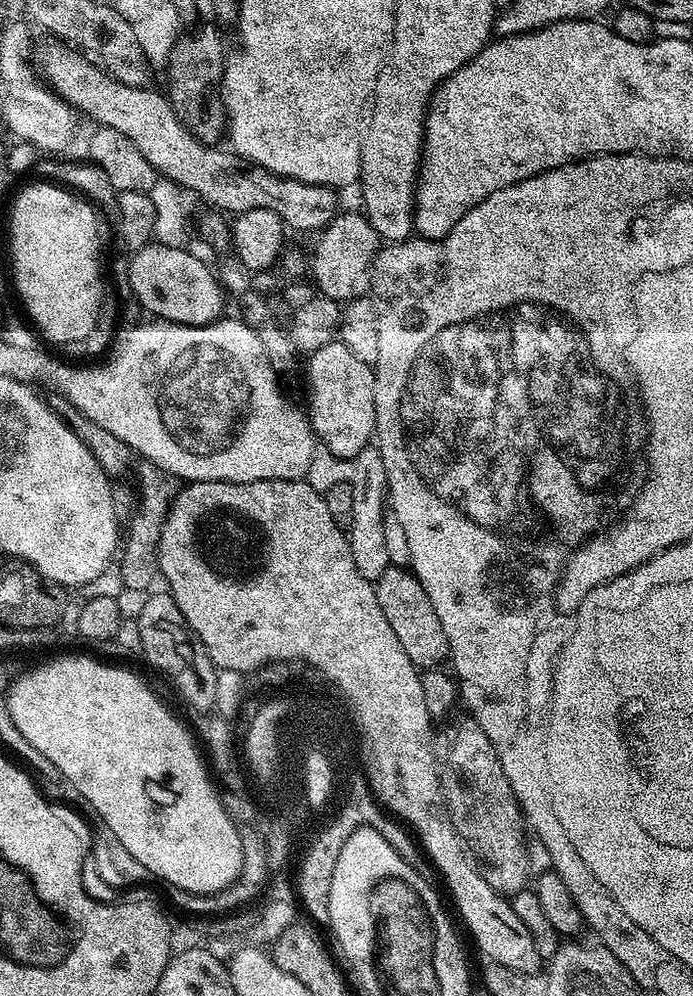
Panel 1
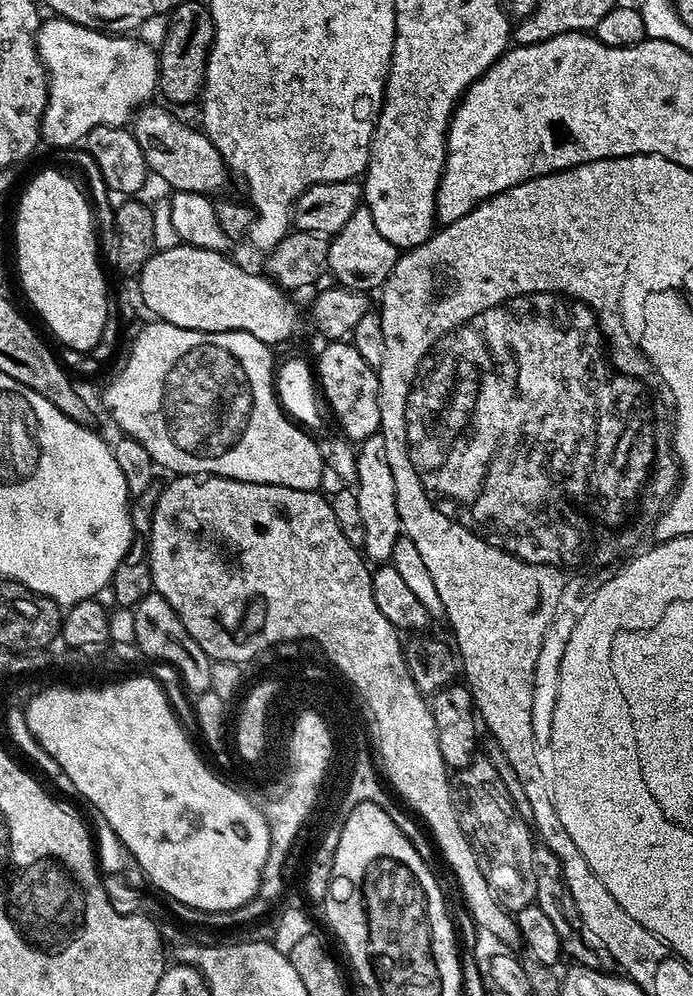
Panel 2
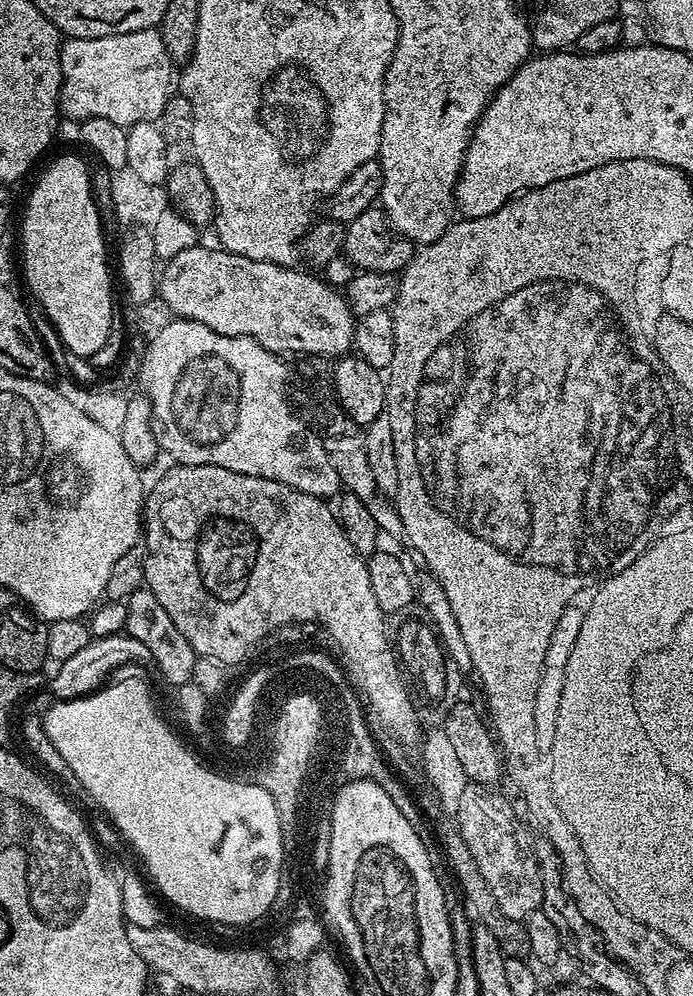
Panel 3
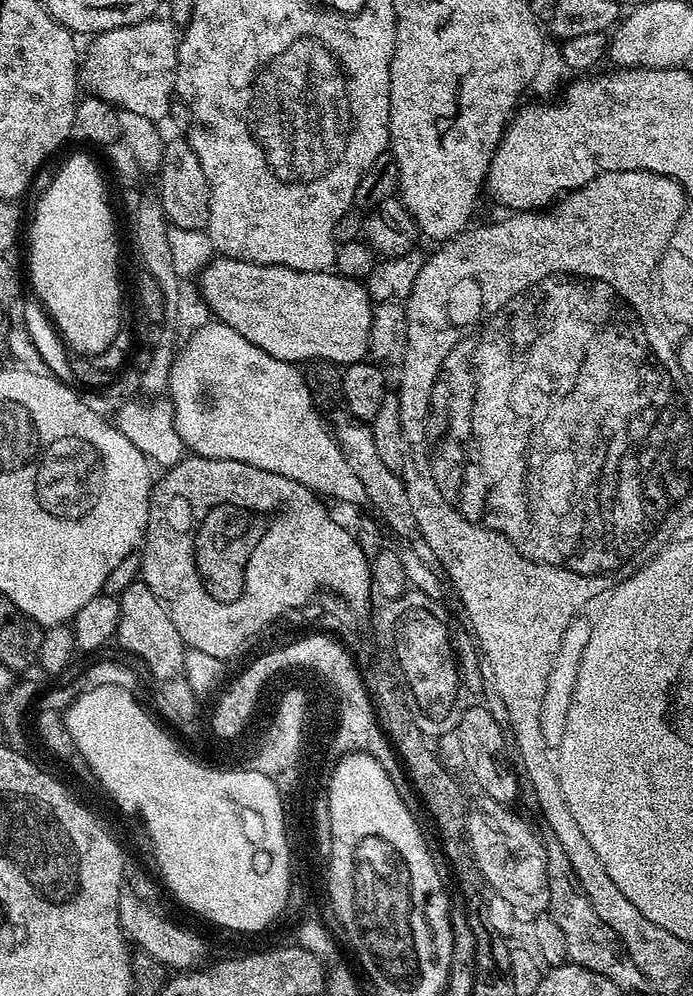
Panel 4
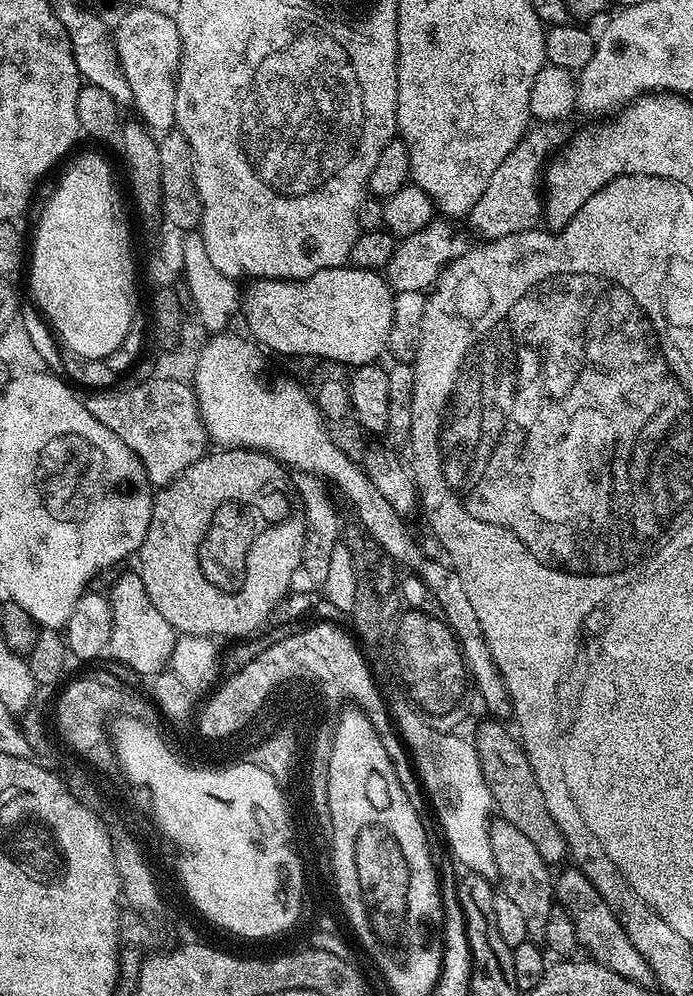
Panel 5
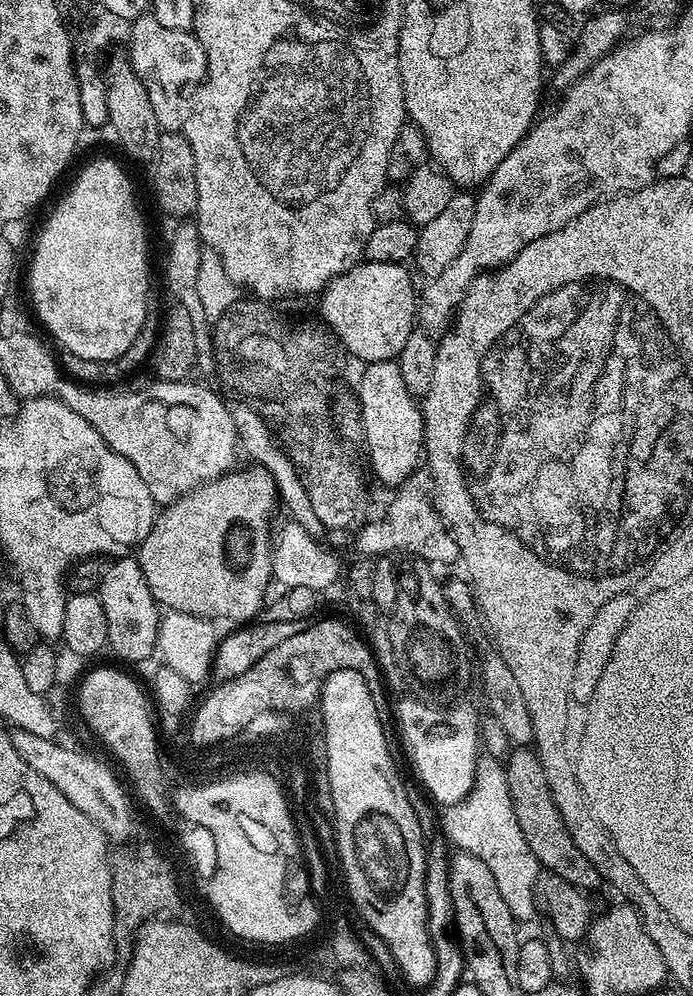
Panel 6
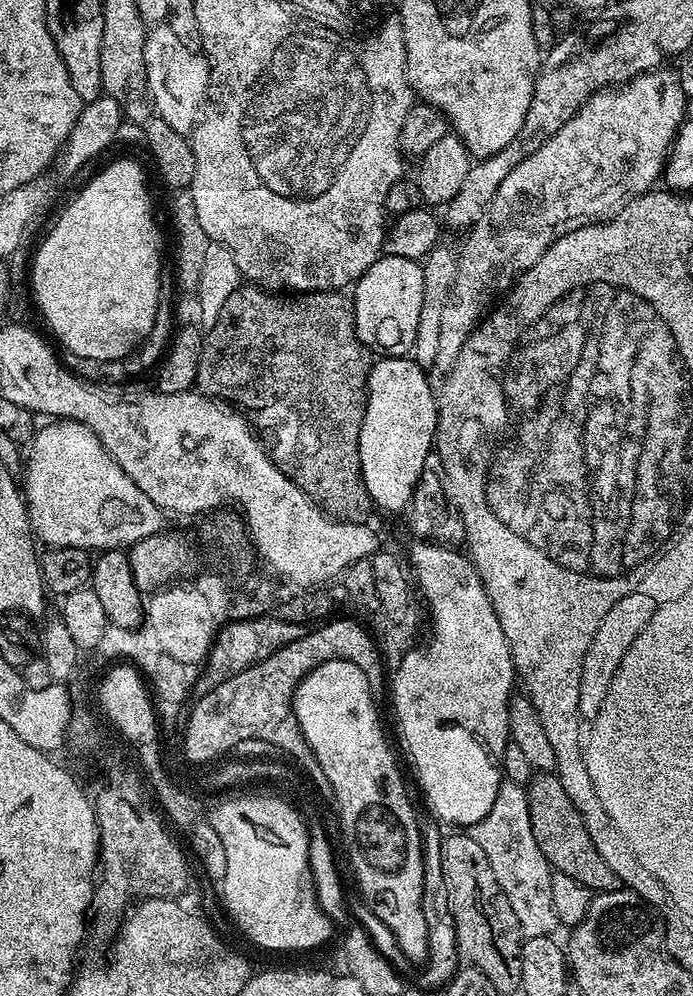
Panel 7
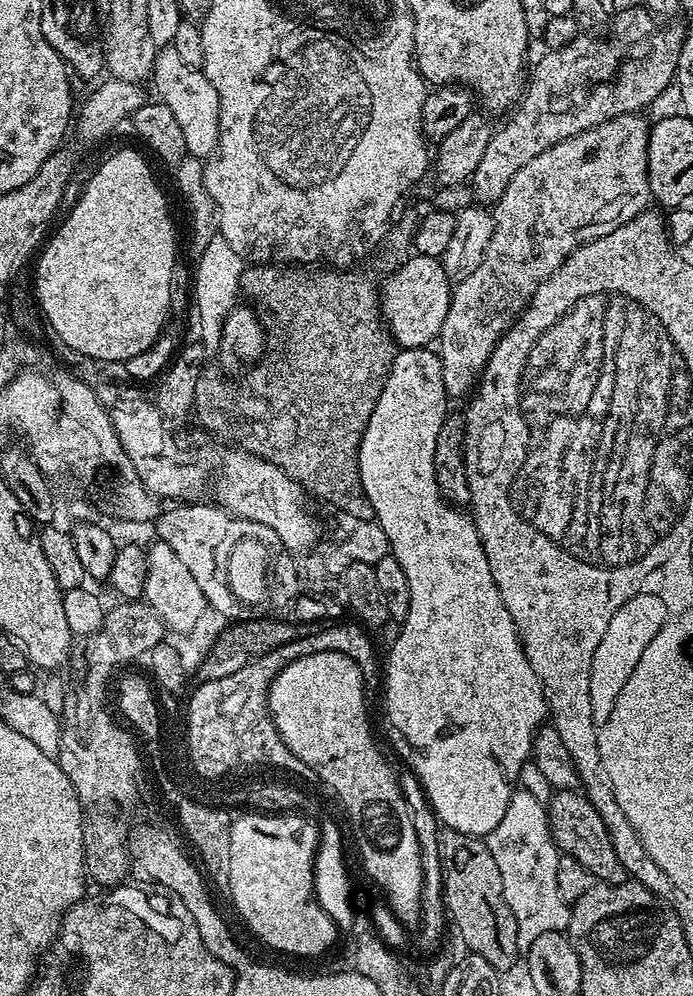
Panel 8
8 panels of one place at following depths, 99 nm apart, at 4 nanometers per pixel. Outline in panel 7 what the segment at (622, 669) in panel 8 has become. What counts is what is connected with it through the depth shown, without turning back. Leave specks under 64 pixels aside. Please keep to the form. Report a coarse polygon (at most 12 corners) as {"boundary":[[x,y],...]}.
{"boundary":[[625,597],[606,613],[582,660],[578,704],[595,720],[622,652],[652,600]]}

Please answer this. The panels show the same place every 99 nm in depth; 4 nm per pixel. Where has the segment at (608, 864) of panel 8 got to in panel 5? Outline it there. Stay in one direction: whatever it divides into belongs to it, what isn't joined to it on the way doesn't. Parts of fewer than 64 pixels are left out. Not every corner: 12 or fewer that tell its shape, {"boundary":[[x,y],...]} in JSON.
{"boundary":[[499,719],[474,728],[495,811],[547,864],[570,856],[524,745]]}

